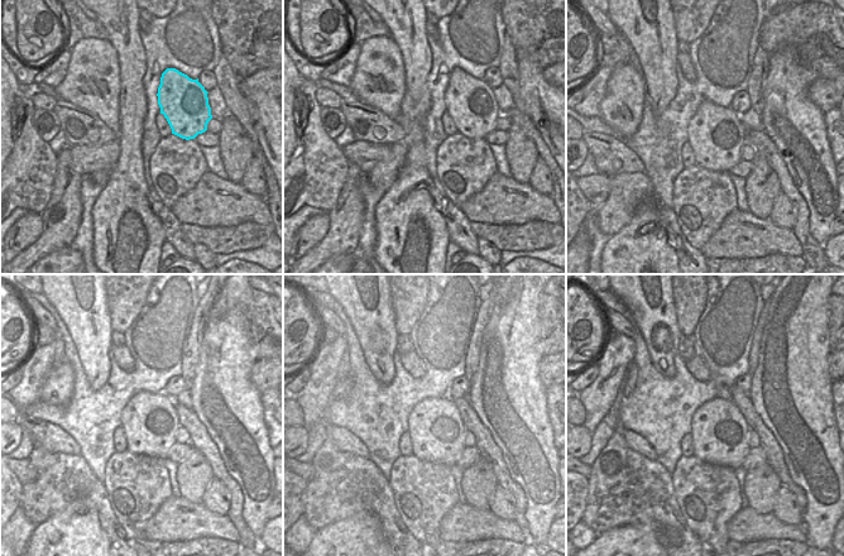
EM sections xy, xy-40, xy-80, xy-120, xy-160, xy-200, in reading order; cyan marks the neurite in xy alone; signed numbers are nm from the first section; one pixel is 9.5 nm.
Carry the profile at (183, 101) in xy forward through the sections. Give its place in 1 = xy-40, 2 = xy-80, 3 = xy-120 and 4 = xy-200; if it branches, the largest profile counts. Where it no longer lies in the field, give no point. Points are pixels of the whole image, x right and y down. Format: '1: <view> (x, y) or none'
1: xy-40 (469, 101)
2: xy-80 (715, 134)
3: xy-120 (150, 422)
4: xy-200 (719, 431)

